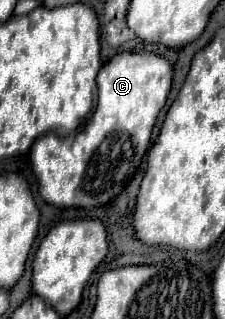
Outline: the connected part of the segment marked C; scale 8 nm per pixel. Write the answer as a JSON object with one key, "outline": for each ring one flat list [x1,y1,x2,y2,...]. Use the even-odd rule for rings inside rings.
{"outline":[[124,51,112,57,98,73,98,103,92,117,72,135,60,137,54,133,40,135,30,149,30,163,38,177,38,191,44,201,56,207,100,207,112,201,134,177,142,157,146,155,152,127,172,87,172,65,162,55]]}

